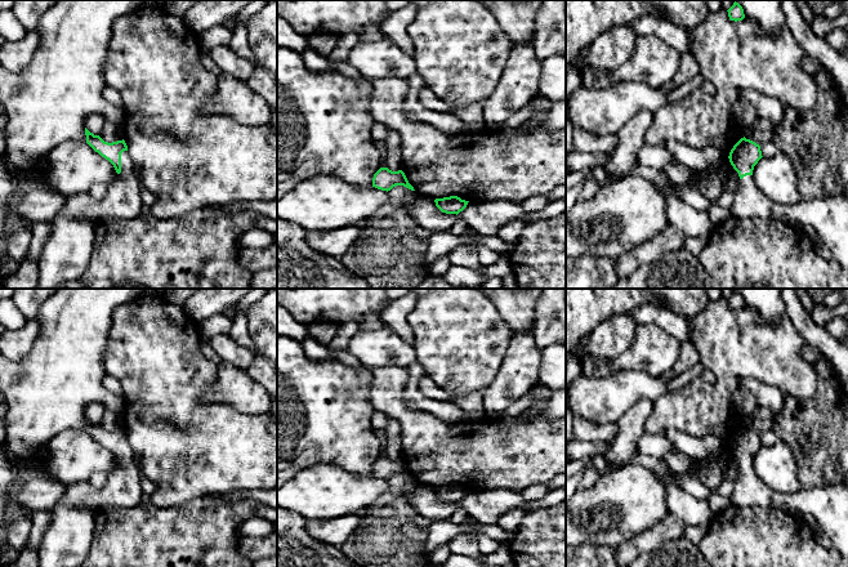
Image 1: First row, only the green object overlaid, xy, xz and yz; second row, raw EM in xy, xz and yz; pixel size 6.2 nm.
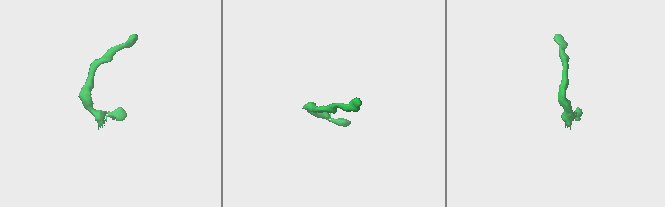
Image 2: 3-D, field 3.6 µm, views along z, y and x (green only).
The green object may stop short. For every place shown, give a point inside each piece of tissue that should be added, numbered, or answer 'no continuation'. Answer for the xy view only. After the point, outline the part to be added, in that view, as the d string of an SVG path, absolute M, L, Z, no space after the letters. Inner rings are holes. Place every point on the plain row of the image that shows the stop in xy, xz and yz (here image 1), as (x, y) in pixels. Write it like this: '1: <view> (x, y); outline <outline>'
1: xy (123, 489); outline M128 439L121 442L121 461L108 473L107 483L95 490L89 481L67 485L58 503L98 509L102 506L134 508L143 501L140 470Z

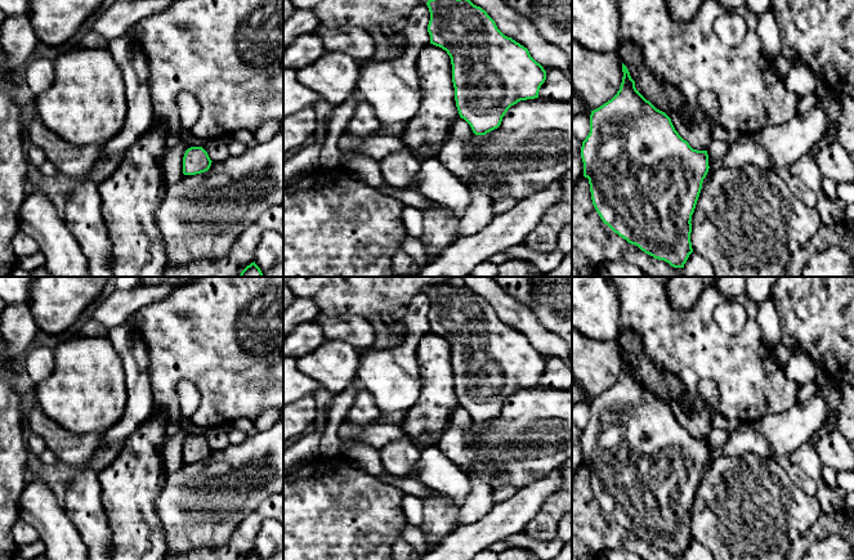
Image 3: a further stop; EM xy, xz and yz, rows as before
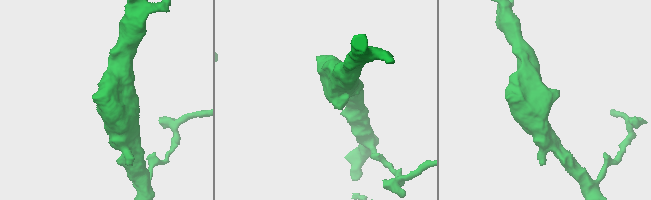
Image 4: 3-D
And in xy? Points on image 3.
no continuation

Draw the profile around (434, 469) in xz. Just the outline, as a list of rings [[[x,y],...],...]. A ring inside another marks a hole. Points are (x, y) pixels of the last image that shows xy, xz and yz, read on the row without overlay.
[[[437,444],[421,448],[420,458],[416,461],[416,480],[451,498],[459,506],[465,502],[471,490],[469,475],[456,466]]]

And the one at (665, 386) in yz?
[[[620,331],[617,337],[622,351],[627,355],[636,378],[657,398],[669,406],[674,402],[681,404],[684,389],[681,382],[672,375],[659,369],[644,353],[641,339],[632,331]]]

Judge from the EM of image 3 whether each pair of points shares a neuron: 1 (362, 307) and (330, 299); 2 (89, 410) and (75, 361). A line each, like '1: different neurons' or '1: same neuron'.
1: same neuron
2: same neuron

